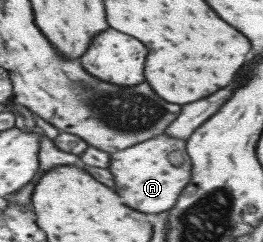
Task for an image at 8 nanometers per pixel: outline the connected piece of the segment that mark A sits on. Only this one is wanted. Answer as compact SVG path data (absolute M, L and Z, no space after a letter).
M166 134L114 152L110 156L108 170L114 176L114 190L120 200L126 202L128 208L153 216L172 209L178 195L190 180L190 160L184 150L184 140L170 138Z

